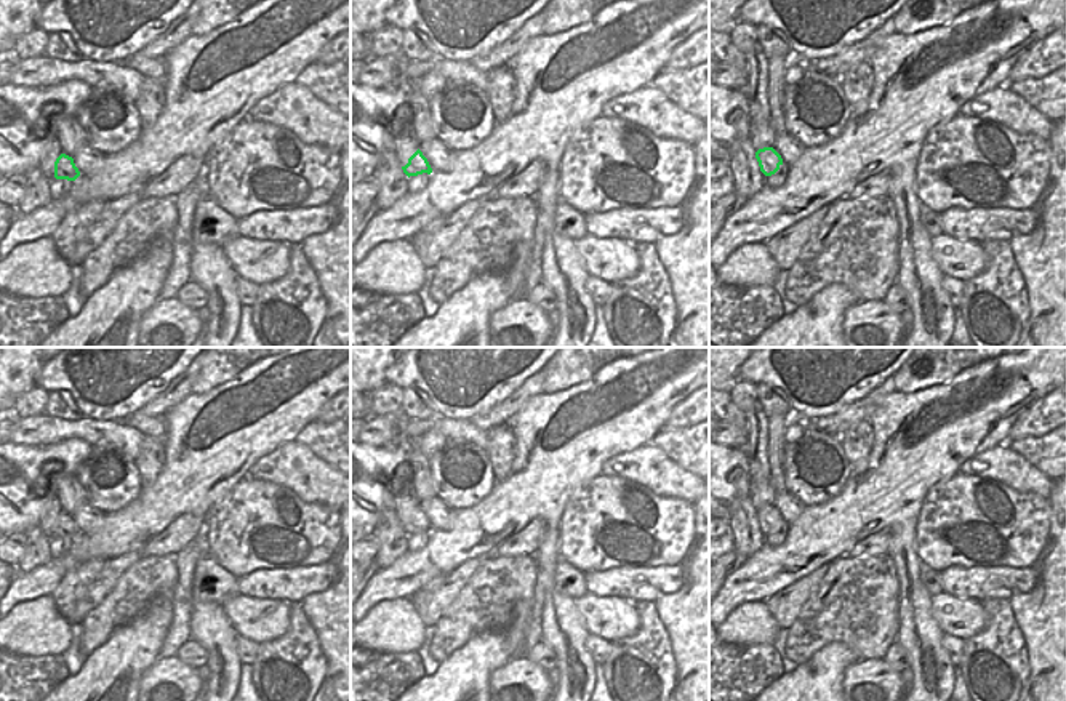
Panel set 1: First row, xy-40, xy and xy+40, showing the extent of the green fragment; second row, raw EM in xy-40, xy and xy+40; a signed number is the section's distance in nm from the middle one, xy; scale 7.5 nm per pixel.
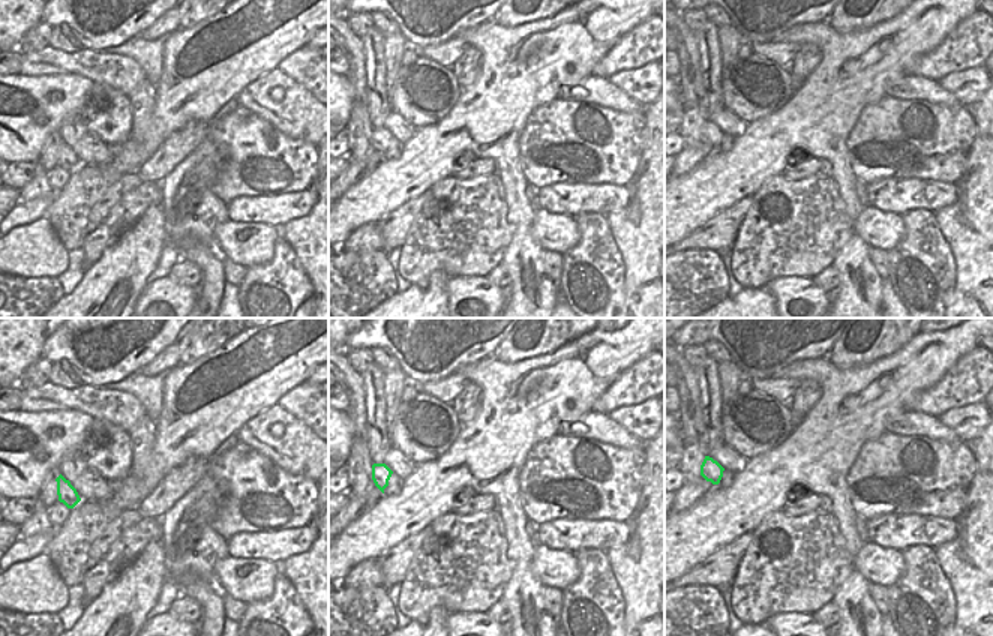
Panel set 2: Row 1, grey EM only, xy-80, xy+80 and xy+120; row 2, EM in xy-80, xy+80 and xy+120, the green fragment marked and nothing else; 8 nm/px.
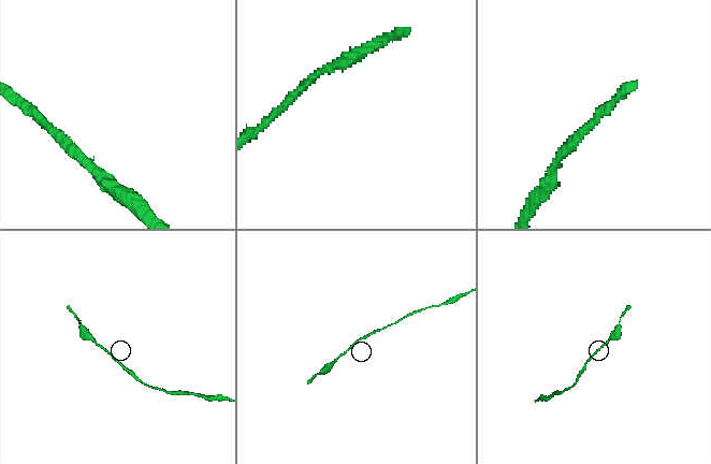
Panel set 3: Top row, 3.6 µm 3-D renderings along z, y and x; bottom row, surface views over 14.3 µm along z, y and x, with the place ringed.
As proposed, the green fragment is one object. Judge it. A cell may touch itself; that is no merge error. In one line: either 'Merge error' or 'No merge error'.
No merge error.

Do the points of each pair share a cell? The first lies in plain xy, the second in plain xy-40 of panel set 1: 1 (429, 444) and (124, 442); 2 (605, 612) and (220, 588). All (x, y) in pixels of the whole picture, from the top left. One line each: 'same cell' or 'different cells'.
1: different cells
2: different cells

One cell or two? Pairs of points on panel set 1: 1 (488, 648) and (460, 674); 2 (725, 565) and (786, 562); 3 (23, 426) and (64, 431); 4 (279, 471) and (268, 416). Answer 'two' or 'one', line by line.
1: one
2: two
3: one
4: two

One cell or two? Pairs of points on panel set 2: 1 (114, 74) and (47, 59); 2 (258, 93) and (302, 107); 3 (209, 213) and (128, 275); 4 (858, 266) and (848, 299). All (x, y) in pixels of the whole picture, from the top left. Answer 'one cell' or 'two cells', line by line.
1: one cell
2: one cell
3: one cell
4: one cell

